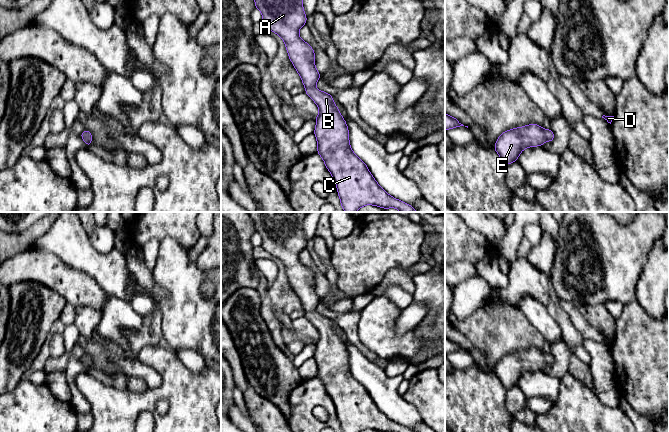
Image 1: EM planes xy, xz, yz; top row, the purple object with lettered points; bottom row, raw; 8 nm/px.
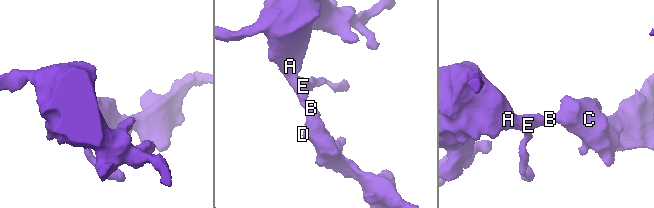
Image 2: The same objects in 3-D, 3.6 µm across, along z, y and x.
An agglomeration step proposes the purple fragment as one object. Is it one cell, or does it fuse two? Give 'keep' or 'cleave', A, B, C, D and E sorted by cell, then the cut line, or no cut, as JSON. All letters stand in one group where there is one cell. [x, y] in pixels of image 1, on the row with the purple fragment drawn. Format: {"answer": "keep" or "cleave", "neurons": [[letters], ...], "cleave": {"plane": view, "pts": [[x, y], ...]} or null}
{"answer": "keep", "neurons": [["A", "B", "C", "D", "E"]], "cleave": null}

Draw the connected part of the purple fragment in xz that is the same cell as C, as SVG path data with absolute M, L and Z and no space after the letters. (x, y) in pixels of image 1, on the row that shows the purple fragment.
M303 0L254 1L255 8L262 13L262 23L283 39L289 59L306 88L305 93L319 108L314 130L317 153L336 183L343 210L356 212L365 205L374 205L385 210L396 208L401 212L417 212L380 187L367 165L352 151L347 123L333 96L315 87L321 78L315 67L315 53L299 36L299 29L307 21Z

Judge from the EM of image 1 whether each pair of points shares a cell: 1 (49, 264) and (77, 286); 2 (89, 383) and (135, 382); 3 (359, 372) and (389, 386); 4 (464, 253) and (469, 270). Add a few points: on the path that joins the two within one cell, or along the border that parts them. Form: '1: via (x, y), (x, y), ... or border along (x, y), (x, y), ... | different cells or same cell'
1: via (55, 271), (70, 283) | same cell
2: border along (147, 388), (140, 392), (132, 392), (126, 389) | different cells
3: via (366, 372), (382, 386) | same cell
4: border along (455, 260), (467, 260), (474, 265) | different cells

